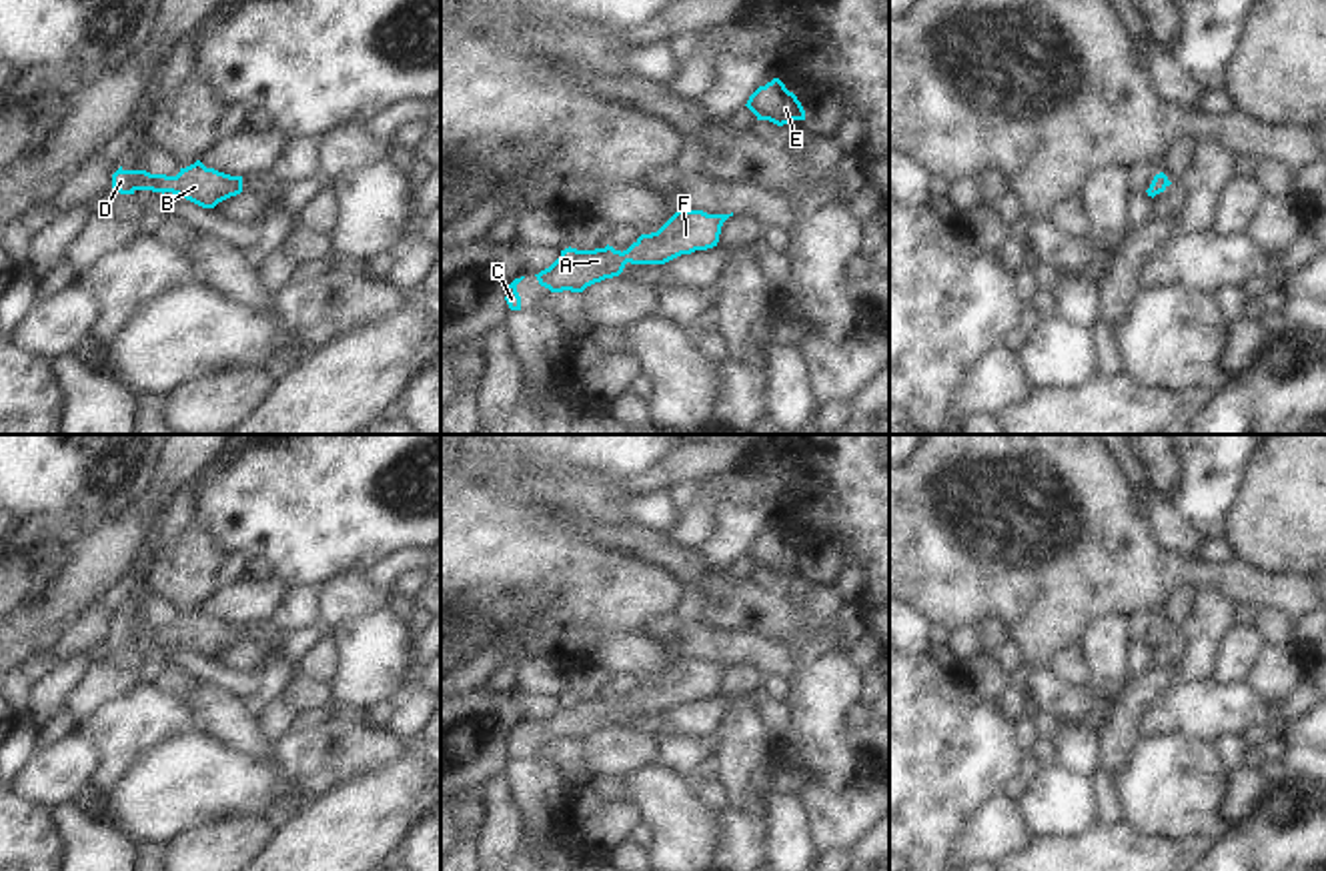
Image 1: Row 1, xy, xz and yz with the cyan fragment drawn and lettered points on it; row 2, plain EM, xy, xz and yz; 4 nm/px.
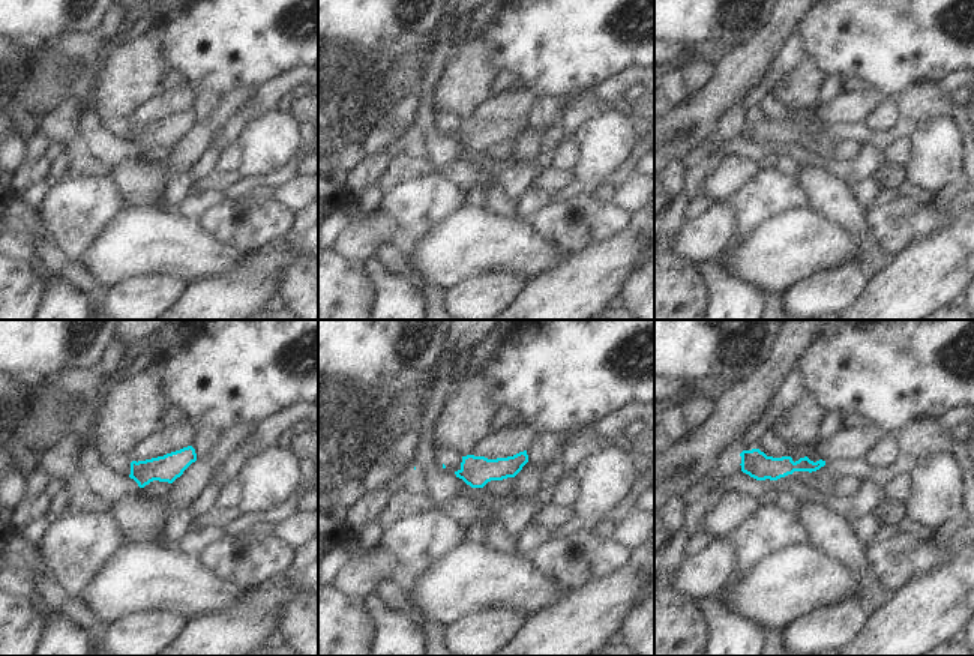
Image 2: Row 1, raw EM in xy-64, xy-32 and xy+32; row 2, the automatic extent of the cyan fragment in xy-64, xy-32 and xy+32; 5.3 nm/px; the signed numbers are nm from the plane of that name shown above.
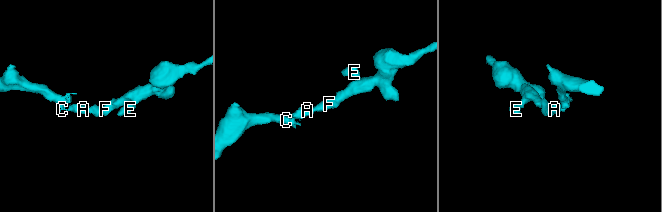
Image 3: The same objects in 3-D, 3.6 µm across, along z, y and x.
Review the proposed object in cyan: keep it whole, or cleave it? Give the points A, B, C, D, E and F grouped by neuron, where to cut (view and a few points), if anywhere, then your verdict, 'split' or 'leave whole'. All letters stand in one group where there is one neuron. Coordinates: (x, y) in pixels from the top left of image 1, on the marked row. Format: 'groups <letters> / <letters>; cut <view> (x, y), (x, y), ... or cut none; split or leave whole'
groups A B C D E F; cut none; leave whole

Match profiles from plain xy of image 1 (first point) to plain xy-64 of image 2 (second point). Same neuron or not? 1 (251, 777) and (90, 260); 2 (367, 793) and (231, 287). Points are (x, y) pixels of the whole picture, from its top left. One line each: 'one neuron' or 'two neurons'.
1: one neuron
2: one neuron

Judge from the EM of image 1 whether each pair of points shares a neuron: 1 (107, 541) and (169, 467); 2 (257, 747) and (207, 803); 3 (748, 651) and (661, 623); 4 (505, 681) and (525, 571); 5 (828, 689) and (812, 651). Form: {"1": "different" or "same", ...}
{"1": "same", "2": "different", "3": "same", "4": "different", "5": "same"}

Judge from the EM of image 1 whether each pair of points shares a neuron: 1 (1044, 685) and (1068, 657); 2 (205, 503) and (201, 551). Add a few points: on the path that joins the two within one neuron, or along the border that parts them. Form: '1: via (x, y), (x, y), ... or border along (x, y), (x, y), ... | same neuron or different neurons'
1: border along (1046, 667), (1054, 675) | different neurons
2: border along (195, 515), (227, 553) | different neurons

